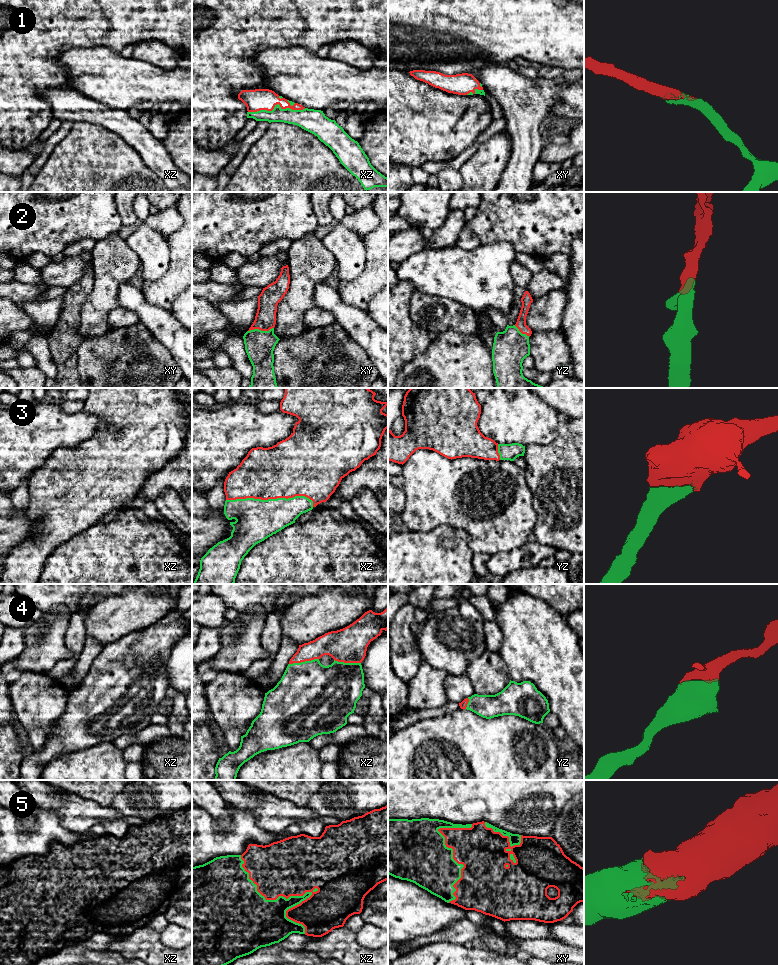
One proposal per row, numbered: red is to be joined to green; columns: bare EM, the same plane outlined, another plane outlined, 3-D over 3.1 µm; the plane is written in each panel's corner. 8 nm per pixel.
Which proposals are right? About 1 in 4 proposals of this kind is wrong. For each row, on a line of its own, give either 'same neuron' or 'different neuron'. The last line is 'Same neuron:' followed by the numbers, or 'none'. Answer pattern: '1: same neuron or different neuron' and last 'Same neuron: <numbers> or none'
1: same neuron
2: same neuron
3: same neuron
4: same neuron
5: same neuron
Same neuron: 1, 2, 3, 4, 5

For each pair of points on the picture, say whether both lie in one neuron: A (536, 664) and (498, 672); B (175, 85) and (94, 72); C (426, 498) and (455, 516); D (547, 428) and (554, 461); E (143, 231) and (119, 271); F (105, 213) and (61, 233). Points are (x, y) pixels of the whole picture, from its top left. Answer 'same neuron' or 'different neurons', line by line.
A: different neurons
B: same neuron
C: same neuron
D: different neurons
E: different neurons
F: same neuron

